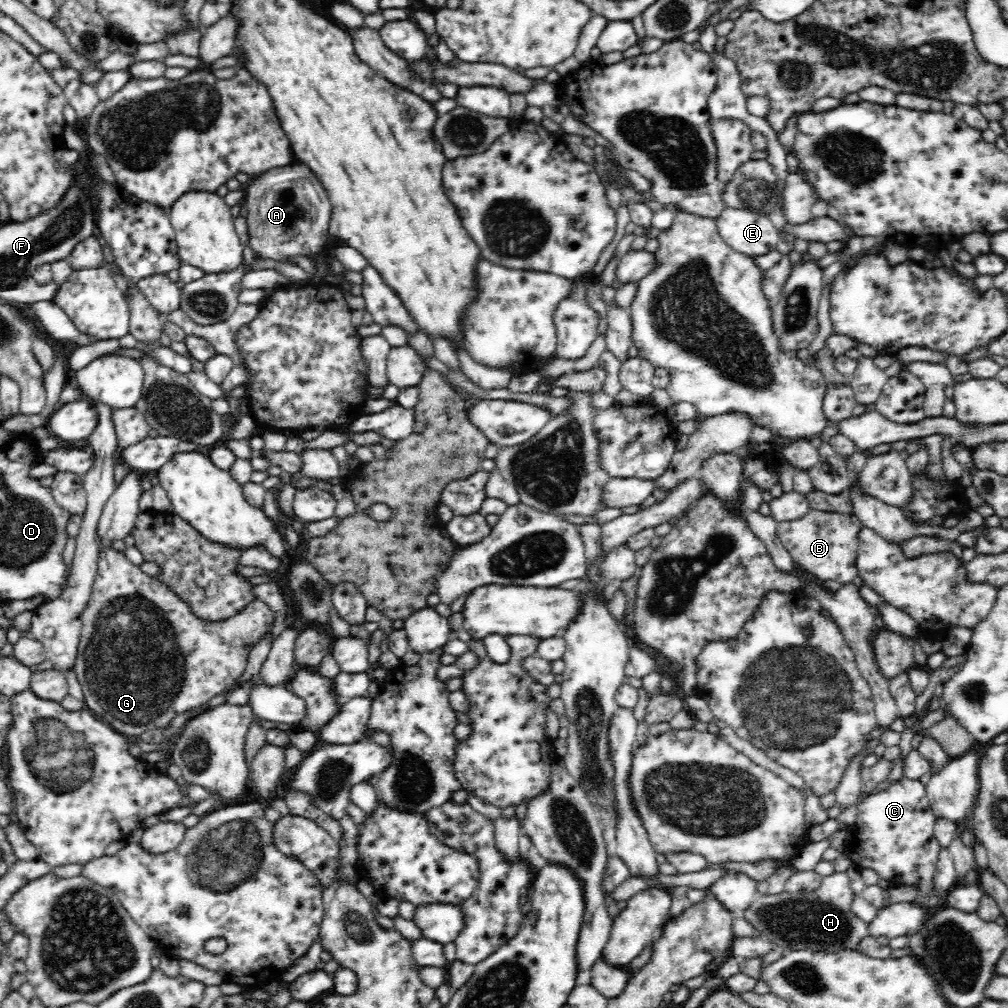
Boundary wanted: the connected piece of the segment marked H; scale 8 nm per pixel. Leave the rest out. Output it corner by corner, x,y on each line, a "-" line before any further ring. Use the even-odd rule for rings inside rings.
835,872
829,876
823,876
821,885
815,892
792,892
775,896
764,896
757,894
754,903
750,904
742,912
742,916
750,921
758,929
759,934
764,938
792,951
813,951
836,952
839,950
856,949
857,944
869,935
868,923
858,918
851,910
850,905
854,900
855,894
850,889
850,879
845,872

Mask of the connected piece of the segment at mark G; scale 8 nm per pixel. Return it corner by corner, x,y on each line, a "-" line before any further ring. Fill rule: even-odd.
111,542
105,544
105,548
99,550
99,559
97,564
98,570
94,577
92,594
87,602
84,614
82,614
82,632
80,635
79,652
77,655
76,665
73,670
76,672
77,681
80,682
82,691
84,692
85,704
96,712
98,716
102,716
109,726
115,731
127,736
139,736
146,730
153,728
165,727
174,720
178,714
184,714
188,710
200,708
202,704
210,701
215,696
227,692
231,686
234,686
240,677
244,674
244,670
248,666
248,657
251,649
264,638
264,634
270,633
277,614
263,600
256,599
254,602
246,605
242,612
238,612
236,616
227,618
222,622
207,622
195,616
190,609
190,605
184,599
176,595
164,581
158,579
158,576
149,576
140,569
140,565
134,565
122,551
112,548

